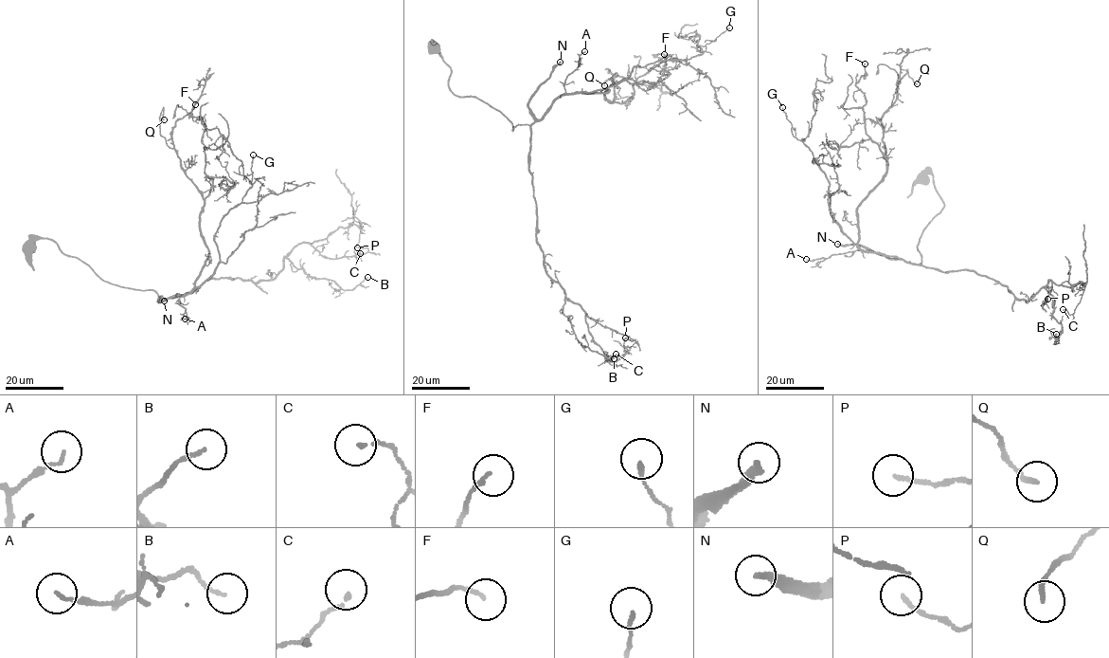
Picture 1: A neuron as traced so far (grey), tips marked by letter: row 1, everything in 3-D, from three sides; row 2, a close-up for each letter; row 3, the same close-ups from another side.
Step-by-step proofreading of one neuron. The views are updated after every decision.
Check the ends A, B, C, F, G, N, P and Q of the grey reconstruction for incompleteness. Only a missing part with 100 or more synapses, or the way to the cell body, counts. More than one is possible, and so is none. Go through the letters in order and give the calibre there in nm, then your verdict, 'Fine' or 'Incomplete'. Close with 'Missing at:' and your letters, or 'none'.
A: Thickness 100 nm. Fine
B: Thickness 120 nm. Fine
C: Thickness 120 nm. Fine
F: Thickness 140 nm. Fine
G: Thickness 120 nm. Fine
N: Thickness 300 nm. Incomplete
P: Thickness 120 nm. Fine
Q: Thickness 160 nm. Fine
Missing at: N

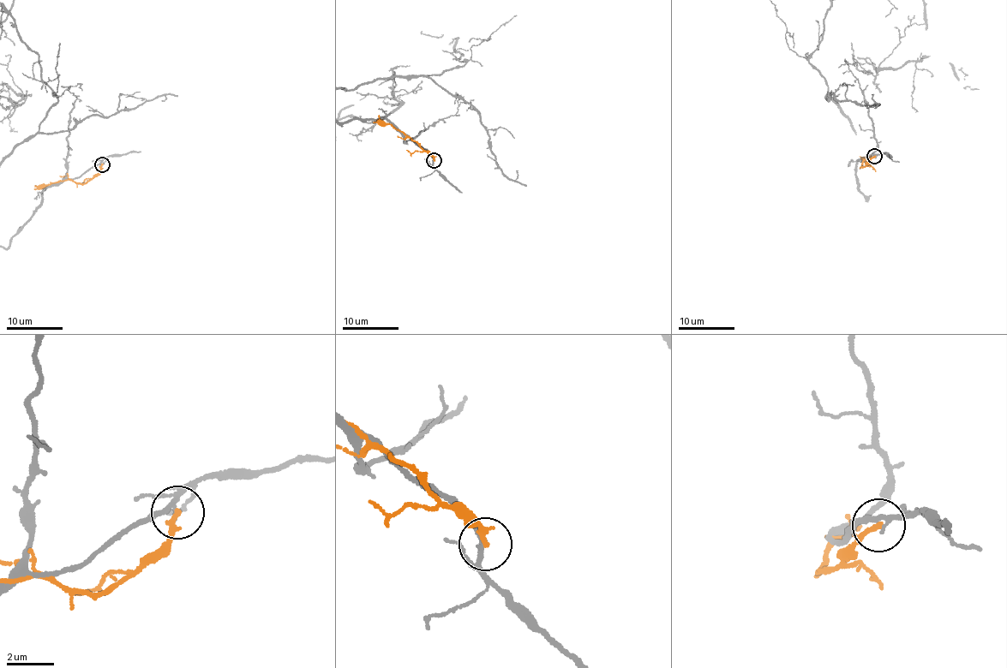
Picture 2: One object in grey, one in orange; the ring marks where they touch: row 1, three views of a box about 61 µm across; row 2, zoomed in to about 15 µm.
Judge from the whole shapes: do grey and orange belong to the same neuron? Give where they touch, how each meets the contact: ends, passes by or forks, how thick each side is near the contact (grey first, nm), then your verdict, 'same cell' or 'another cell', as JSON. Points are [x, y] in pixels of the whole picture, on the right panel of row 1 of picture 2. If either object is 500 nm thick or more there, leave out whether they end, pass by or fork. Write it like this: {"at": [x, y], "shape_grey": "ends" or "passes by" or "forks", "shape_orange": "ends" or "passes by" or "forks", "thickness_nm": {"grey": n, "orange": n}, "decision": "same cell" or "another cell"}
{"at": [874, 156], "shape_grey": "passes by", "shape_orange": "ends", "thickness_nm": {"grey": 180, "orange": 200}, "decision": "another cell"}

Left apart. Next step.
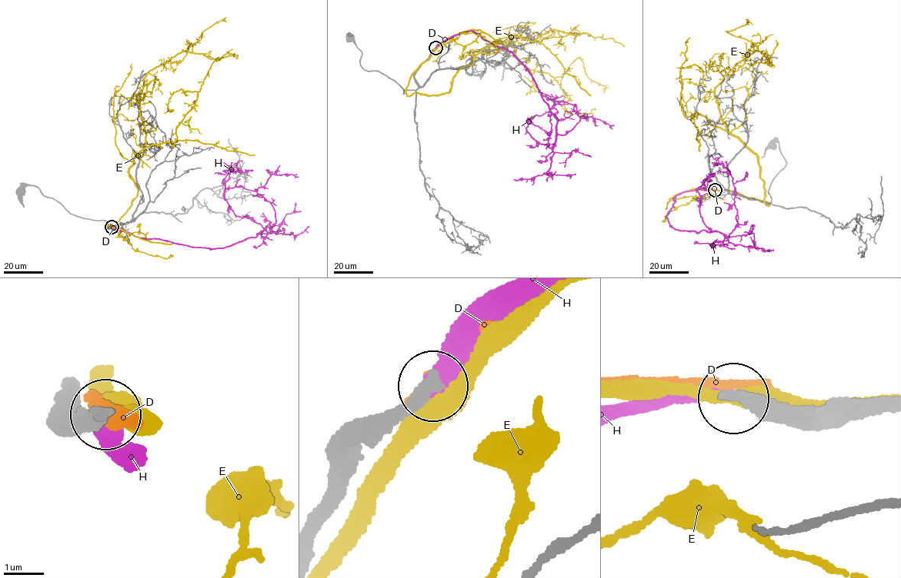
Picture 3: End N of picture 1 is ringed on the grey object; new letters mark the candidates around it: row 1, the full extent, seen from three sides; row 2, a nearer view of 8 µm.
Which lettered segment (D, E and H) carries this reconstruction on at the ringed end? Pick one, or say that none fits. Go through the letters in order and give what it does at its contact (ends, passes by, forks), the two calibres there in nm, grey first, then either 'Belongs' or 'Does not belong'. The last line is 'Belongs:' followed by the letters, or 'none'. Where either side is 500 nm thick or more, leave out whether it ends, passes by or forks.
D: It ends there. Thickness 360 nm (grey) against 320 nm. Does not belong
E: It passes by. Thickness 460 nm (grey) against 480 nm. Does not belong
H: It ends there. Thickness 360 nm (grey) against 340 nm. Belongs
Belongs: H

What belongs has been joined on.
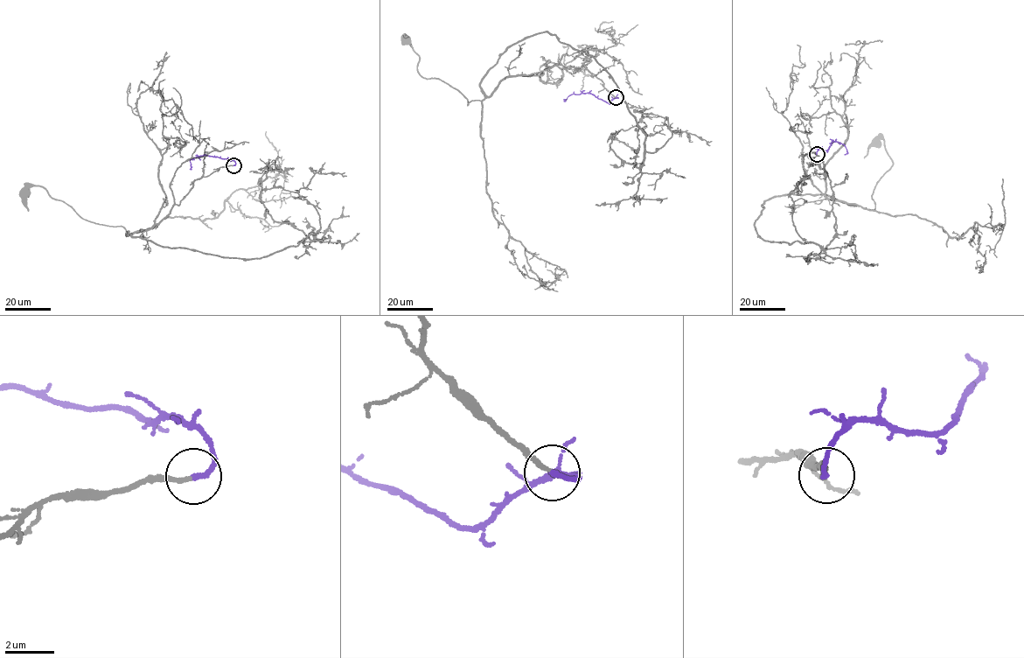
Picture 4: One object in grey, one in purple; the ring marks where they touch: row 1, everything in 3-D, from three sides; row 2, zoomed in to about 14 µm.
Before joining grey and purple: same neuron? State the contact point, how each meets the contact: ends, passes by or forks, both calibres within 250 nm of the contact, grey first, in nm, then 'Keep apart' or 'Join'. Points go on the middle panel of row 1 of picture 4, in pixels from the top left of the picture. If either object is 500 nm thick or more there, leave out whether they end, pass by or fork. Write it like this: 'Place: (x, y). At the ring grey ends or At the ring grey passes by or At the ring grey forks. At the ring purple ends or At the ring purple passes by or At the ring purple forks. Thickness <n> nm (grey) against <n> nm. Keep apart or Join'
Place: (616, 97). At the ring grey ends. At the ring purple ends. Thickness 180 nm (grey) against 200 nm. Join

